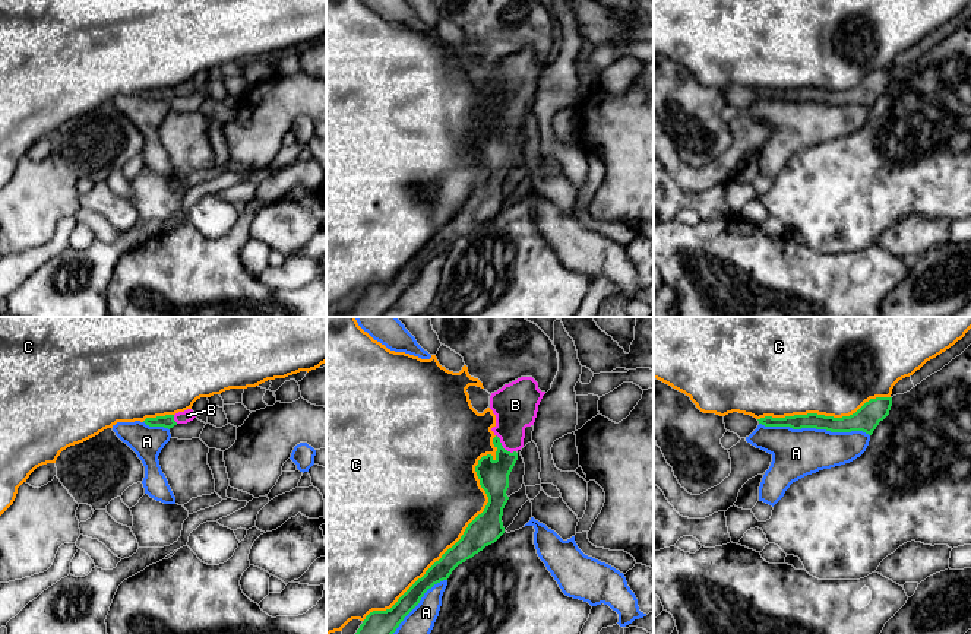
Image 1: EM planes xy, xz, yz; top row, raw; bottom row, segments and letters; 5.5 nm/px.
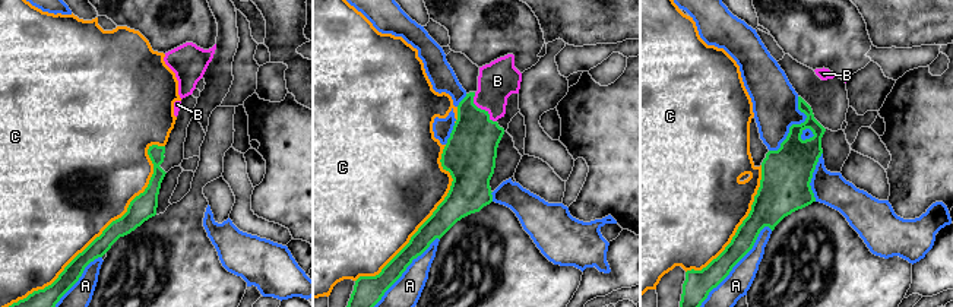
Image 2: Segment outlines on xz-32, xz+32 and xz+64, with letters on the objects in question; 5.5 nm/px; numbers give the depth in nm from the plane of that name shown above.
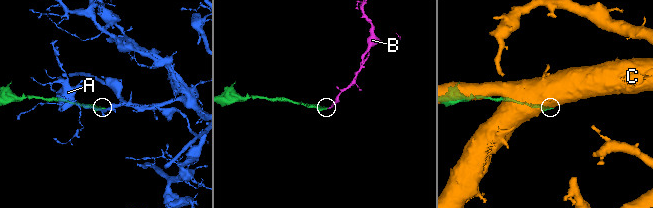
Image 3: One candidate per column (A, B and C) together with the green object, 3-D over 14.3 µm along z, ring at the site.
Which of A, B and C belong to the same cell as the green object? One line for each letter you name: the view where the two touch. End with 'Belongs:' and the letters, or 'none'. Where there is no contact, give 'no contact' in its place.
B: meets green in xz
Belongs: B

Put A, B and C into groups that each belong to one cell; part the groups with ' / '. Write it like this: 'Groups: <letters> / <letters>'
Groups: A / B / C

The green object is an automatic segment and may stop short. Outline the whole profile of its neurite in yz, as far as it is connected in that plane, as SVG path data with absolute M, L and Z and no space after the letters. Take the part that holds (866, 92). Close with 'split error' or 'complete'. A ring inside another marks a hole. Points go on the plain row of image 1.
M876 70L866 75L855 86L842 91L807 86L785 91L765 89L757 93L765 99L816 101L831 105L863 104L872 108L879 95L889 88L891 79L892 70Z; complete

